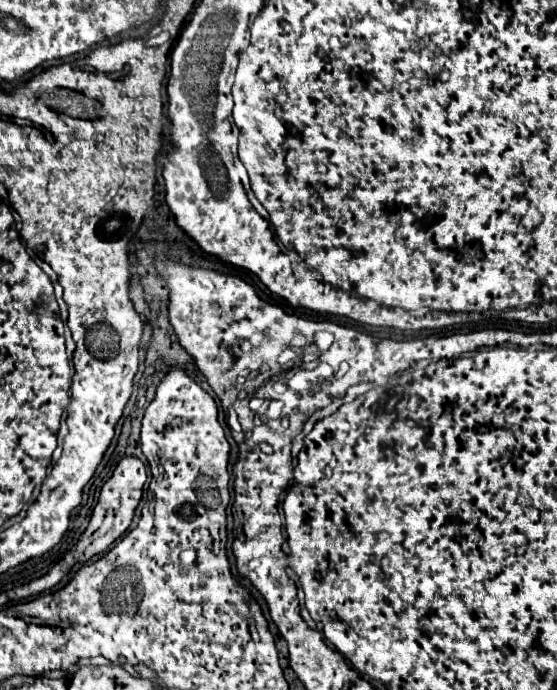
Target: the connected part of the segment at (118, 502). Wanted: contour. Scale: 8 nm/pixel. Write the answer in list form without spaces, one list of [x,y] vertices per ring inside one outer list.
[[[124,456],[118,462],[112,478],[100,490],[100,498],[98,498],[98,504],[96,504],[96,508],[92,512],[90,524],[84,530],[84,534],[80,536],[80,540],[78,540],[78,544],[76,544],[74,552],[72,552],[74,560],[86,562],[96,554],[106,552],[110,548],[110,544],[114,540],[118,540],[128,530],[128,526],[132,522],[132,516],[134,516],[134,510],[136,510],[136,506],[138,506],[138,502],[142,498],[144,482],[146,482],[146,466],[144,466],[144,462],[140,458],[136,458],[136,456]]]

